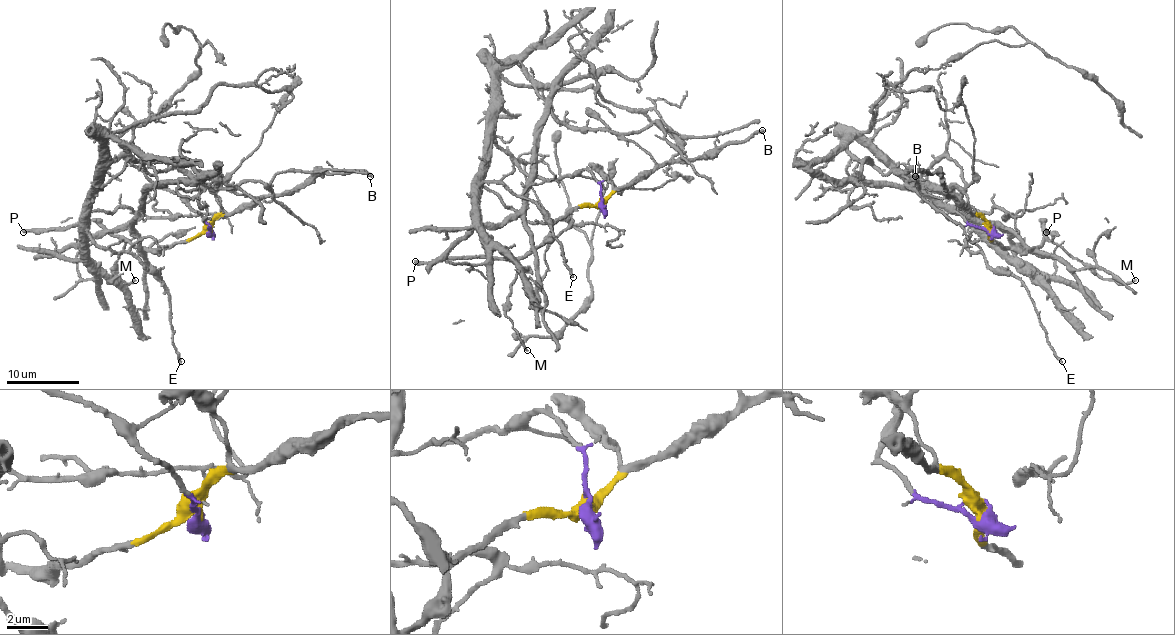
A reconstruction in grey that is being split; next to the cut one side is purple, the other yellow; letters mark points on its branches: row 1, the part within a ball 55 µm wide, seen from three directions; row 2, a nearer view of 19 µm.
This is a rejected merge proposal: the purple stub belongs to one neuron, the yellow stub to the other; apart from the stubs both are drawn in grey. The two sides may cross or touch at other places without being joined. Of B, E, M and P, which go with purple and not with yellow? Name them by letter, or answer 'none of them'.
E

